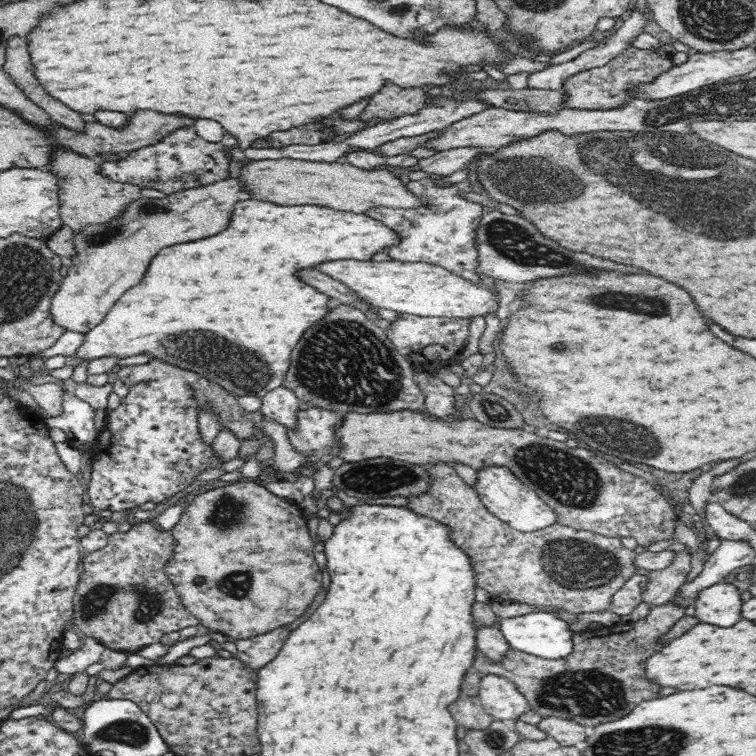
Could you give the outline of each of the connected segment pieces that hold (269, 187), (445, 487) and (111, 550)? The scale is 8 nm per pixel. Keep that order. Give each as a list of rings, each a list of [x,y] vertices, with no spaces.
[[[282,158],[282,160],[252,160],[241,168],[238,180],[245,185],[252,198],[274,204],[316,204],[346,212],[366,212],[378,206],[386,208],[418,208],[426,204],[424,199],[410,192],[403,177],[398,177],[387,169],[364,170],[346,161],[314,162]]]
[[[447,462],[426,465],[430,473],[430,486],[424,494],[408,496],[406,507],[414,513],[432,517],[436,521],[450,527],[450,539],[472,561],[472,569],[476,571],[476,586],[484,588],[493,600],[511,601],[528,604],[536,611],[566,611],[574,615],[594,612],[605,612],[612,603],[612,597],[620,591],[630,576],[636,575],[634,549],[625,548],[620,539],[575,529],[560,523],[552,524],[542,530],[532,532],[517,531],[508,523],[496,518],[480,501],[478,493],[468,486],[461,476],[456,474],[452,465]]]
[[[138,517],[127,532],[111,534],[104,548],[85,553],[81,562],[82,575],[74,597],[73,625],[86,637],[96,638],[104,646],[128,654],[138,652],[140,647],[160,643],[160,639],[170,632],[178,632],[190,626],[200,628],[201,621],[188,612],[174,583],[164,573],[168,559],[172,556],[173,544],[171,531],[159,531],[151,522]]]

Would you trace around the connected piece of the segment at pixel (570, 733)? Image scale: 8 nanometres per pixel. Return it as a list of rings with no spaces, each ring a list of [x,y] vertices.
[[[543,717],[537,728],[558,740],[562,746],[576,746],[578,742],[584,742],[589,734],[588,728],[562,717]]]

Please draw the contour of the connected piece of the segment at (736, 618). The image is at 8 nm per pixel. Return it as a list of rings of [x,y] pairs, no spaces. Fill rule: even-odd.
[[[720,582],[704,588],[699,593],[695,606],[695,616],[700,623],[730,628],[742,619],[741,594],[731,583]]]

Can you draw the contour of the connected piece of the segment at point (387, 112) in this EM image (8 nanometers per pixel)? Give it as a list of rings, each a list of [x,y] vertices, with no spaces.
[[[386,84],[376,96],[372,96],[360,121],[366,123],[386,123],[405,115],[416,115],[428,102],[427,90],[422,88],[396,88],[394,84]]]

